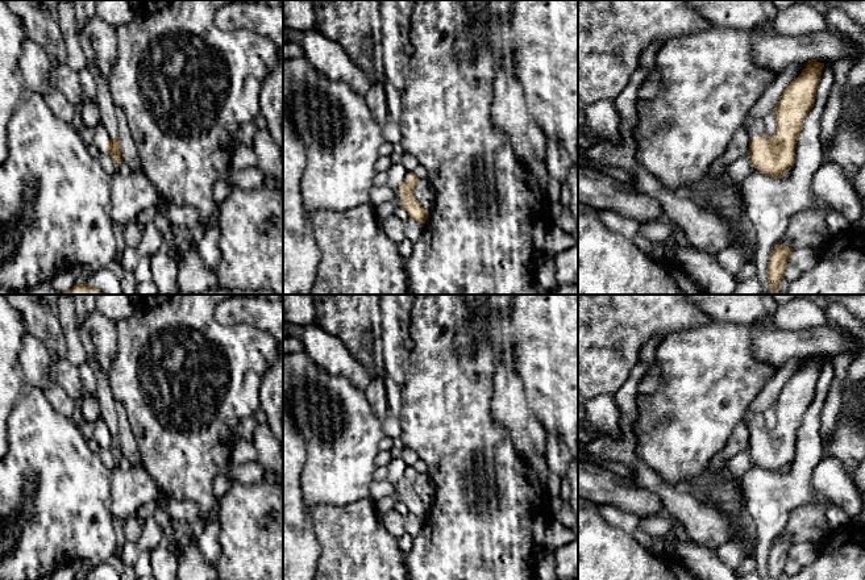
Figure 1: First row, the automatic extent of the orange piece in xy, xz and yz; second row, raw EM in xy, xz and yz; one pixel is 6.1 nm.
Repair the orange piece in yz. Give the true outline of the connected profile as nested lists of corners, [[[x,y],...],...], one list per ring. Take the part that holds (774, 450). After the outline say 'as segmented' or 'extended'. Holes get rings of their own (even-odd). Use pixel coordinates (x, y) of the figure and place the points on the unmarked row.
[[[808,355],[802,368],[786,381],[774,402],[777,426],[773,431],[765,427],[764,413],[752,413],[750,405],[744,413],[750,458],[766,471],[778,473],[794,462],[798,431],[814,401],[823,362],[824,358]]] | extended

